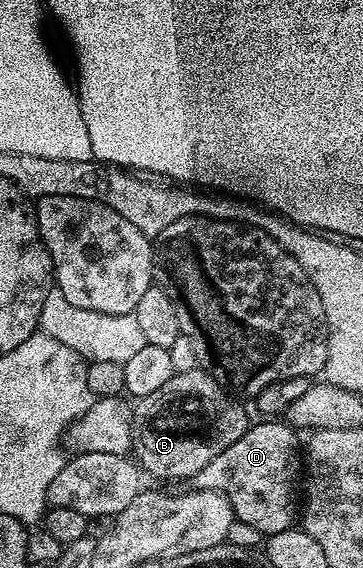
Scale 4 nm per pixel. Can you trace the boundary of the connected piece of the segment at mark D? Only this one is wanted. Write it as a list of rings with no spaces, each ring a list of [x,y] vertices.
[[[265,420],[251,428],[246,427],[236,443],[220,455],[215,456],[191,479],[192,487],[196,490],[217,491],[223,494],[230,502],[236,519],[242,524],[270,536],[277,532],[290,529],[294,525],[299,512],[299,491],[297,486],[301,484],[301,446],[297,444],[298,433],[294,427],[286,421]]]

